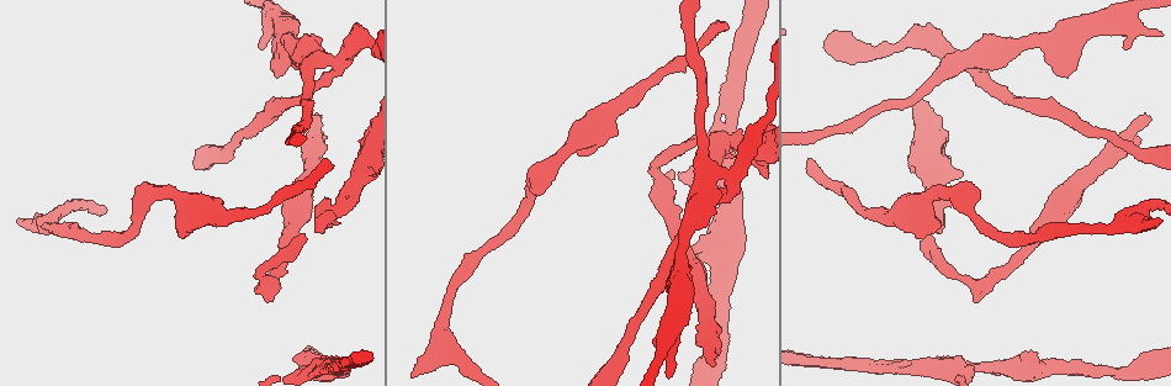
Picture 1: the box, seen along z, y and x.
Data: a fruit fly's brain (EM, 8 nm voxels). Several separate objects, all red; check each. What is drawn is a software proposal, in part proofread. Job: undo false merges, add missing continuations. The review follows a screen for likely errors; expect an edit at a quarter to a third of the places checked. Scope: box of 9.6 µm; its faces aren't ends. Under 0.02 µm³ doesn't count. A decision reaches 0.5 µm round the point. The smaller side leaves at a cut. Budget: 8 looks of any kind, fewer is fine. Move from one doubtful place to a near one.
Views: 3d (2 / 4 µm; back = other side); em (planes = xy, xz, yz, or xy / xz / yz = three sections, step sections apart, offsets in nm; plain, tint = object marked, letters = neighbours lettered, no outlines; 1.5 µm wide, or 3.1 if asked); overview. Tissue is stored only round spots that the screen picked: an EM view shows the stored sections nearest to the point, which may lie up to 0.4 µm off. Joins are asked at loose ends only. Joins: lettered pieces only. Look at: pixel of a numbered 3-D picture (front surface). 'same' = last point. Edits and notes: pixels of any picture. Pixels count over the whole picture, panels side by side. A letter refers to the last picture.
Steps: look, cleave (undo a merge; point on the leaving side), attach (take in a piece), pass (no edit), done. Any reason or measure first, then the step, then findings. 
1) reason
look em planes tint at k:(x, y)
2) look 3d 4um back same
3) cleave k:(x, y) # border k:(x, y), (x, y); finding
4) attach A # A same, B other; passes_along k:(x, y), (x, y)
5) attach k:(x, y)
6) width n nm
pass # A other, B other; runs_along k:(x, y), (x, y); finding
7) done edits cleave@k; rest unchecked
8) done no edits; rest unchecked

free end
look em planes letters at 1:(1034, 355)

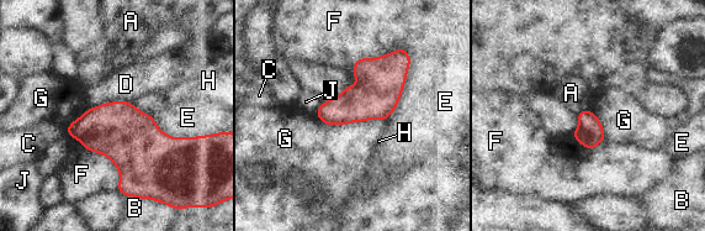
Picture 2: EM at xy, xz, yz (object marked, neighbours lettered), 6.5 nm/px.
pass # A other, B other, C other, D other, E other, F other, G other, H other, J other; border 2:(314, 113), (326, 124), (385, 119); none of them fits

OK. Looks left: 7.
long arm stops here
look em xz step 8 letters at 1:(808, 158)

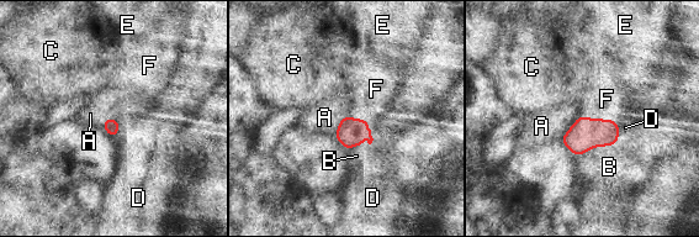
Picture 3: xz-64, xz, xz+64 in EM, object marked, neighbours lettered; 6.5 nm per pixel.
attach F # A other, B other, C other, D other, E other, F same; passes_along 3:(586, 133), (598, 119), (607, 99); it goes on there

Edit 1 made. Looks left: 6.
look em planes plain at 1:(335, 65)

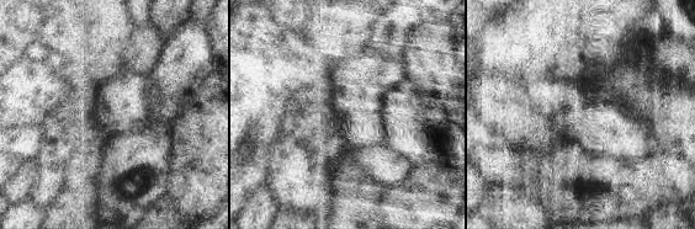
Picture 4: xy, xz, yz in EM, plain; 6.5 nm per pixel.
look em planes letters same

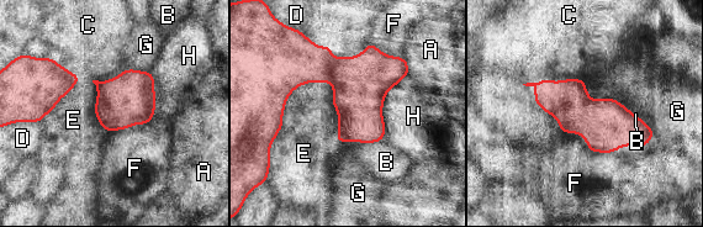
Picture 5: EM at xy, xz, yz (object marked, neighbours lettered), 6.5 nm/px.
longest_contact E 600 nm
cleave 5:(360, 83) # A other, B other, C other, D other, E other, F other, G other, H other; border 5:(334, 58), (337, 70), (331, 82); two cells meet here

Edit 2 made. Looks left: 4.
done edits attach@3, cleave@5; rest unchecked

